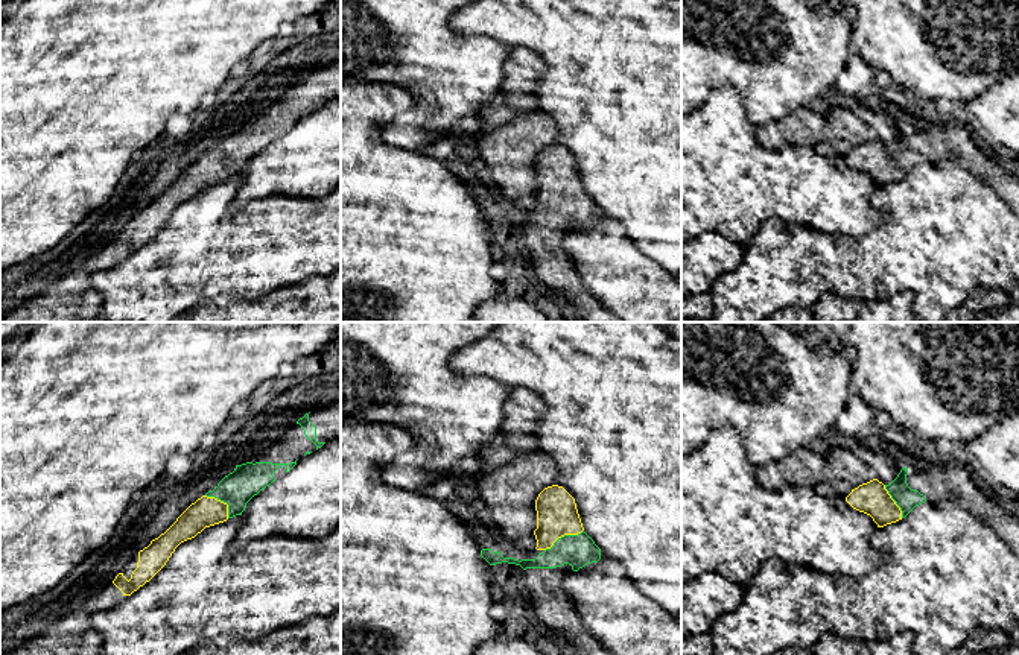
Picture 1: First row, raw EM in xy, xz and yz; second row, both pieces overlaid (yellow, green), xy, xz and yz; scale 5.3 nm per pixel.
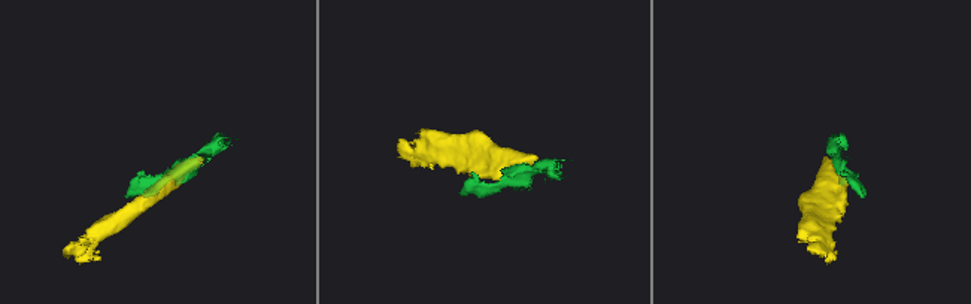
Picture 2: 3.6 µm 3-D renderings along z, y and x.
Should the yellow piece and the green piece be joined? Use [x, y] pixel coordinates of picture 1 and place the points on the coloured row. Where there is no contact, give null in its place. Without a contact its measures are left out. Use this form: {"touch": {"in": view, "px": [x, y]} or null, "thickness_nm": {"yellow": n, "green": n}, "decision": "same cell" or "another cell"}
{"touch": {"in": "xz", "px": [563, 535]}, "thickness_nm": {"yellow": 220, "green": 170}, "decision": "same cell"}

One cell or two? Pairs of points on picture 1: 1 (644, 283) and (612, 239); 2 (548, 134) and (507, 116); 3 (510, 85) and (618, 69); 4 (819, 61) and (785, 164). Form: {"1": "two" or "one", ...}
{"1": "one", "2": "two", "3": "two", "4": "two"}

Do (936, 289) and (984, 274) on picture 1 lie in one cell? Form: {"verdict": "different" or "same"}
{"verdict": "same"}

